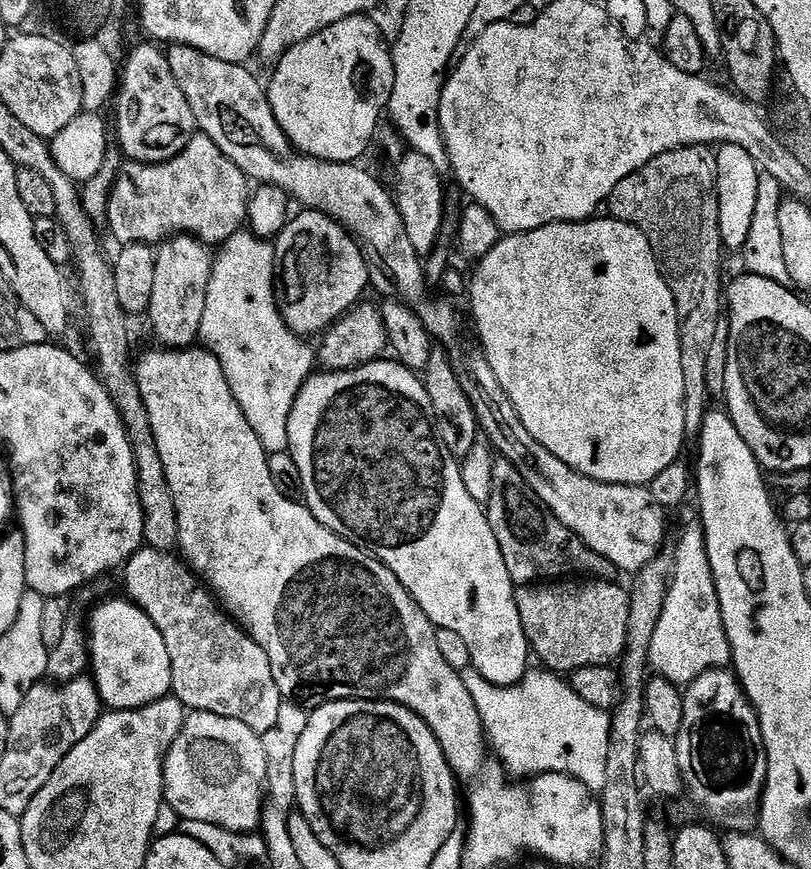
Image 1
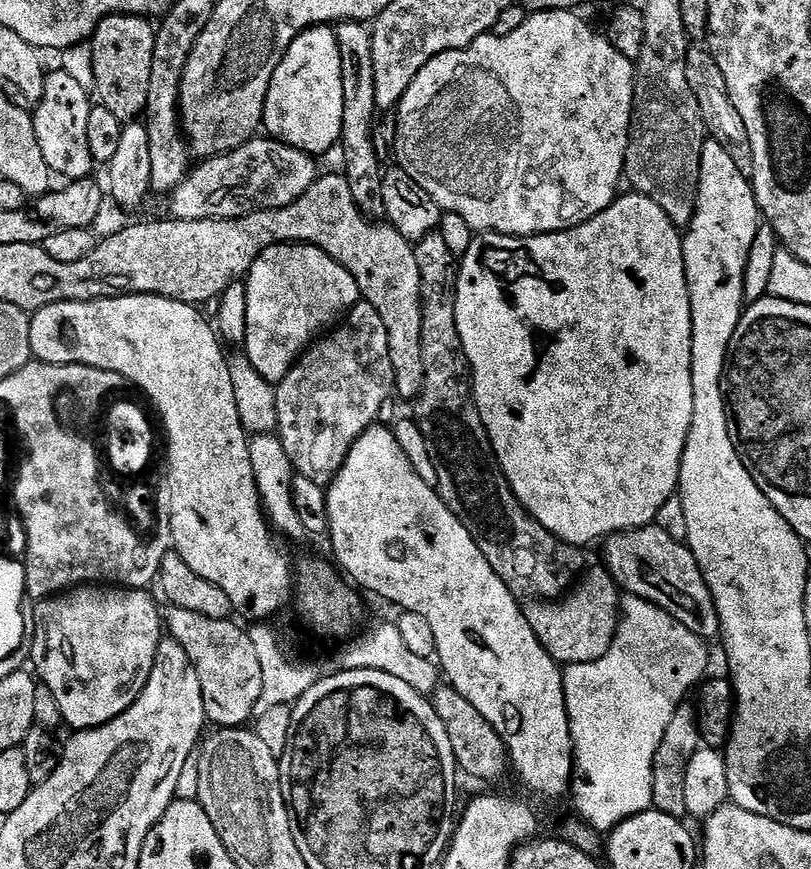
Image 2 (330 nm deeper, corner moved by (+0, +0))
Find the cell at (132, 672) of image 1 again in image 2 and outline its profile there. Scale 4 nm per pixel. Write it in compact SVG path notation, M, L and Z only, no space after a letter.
M81 586L39 601L44 619L44 661L39 679L58 698L64 724L72 730L101 728L122 715L146 690L162 639L162 608L160 612L150 593L142 588Z

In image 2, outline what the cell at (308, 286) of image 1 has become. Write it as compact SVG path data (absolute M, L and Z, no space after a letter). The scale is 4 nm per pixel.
M275 244L254 262L246 277L246 338L242 345L243 355L266 382L273 386L286 378L297 360L308 351L317 338L337 327L362 297L356 279L334 258L330 258L313 244Z

